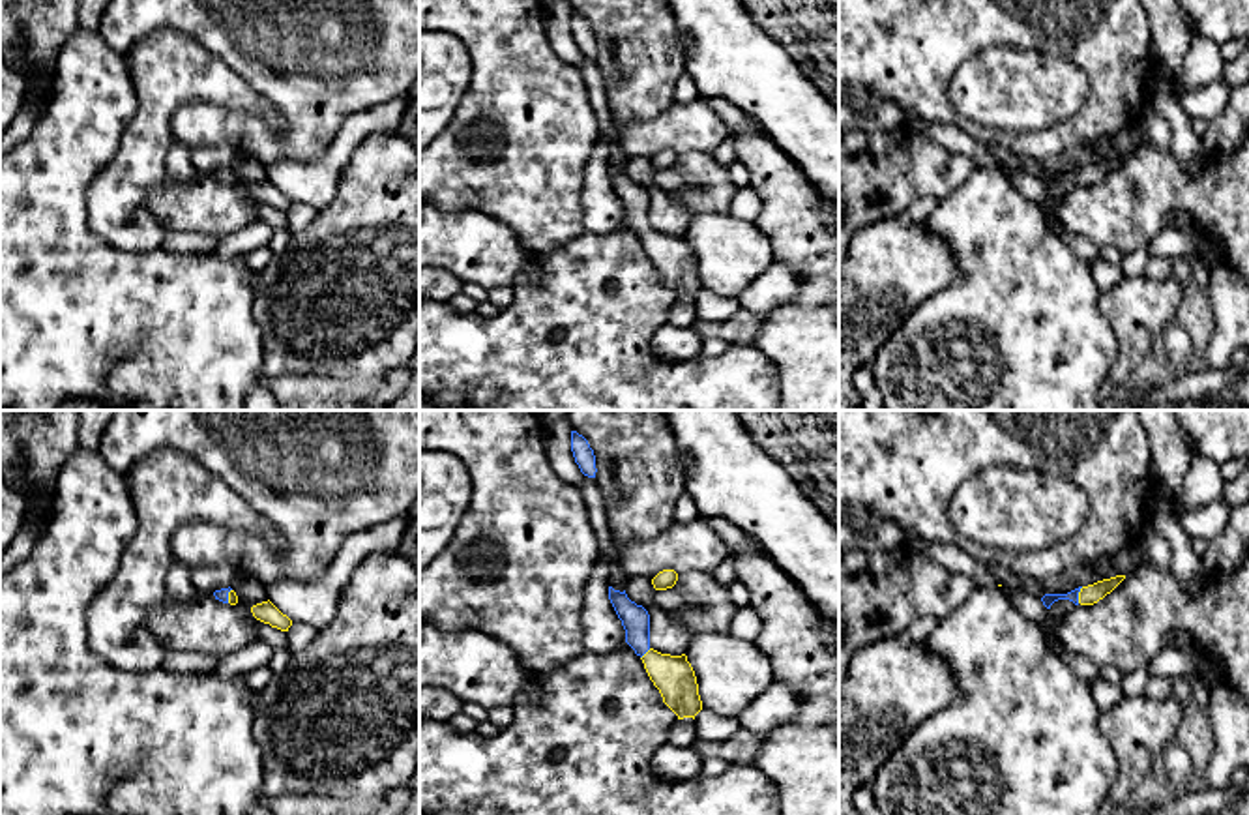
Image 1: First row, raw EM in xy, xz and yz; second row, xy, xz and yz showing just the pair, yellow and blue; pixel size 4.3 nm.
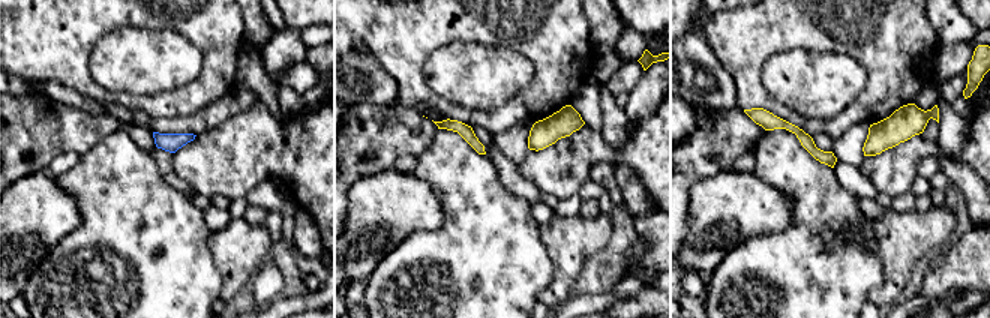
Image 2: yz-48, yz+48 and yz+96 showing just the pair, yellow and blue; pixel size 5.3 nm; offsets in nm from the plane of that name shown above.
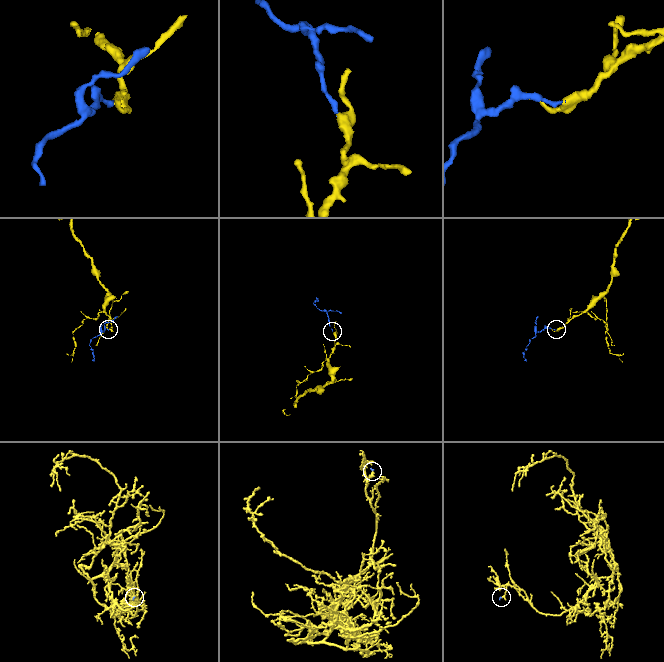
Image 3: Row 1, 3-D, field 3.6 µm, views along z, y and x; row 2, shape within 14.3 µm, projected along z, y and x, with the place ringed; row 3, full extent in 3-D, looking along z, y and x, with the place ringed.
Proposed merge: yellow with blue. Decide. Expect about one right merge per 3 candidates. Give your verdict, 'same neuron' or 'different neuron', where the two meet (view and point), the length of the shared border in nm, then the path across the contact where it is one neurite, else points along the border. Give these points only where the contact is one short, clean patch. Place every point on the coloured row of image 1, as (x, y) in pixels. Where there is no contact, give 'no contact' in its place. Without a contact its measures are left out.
same neuron; contact yz (1079, 594); length 80 nm; way yz (1090, 594), (1079, 594), (1047, 600)

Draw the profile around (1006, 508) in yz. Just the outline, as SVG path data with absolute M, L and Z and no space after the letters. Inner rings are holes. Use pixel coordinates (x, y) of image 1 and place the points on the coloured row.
M987 467L964 480L949 506L953 526L985 547L1030 553L1047 549L1075 534L1090 515L1088 495L1054 470Z

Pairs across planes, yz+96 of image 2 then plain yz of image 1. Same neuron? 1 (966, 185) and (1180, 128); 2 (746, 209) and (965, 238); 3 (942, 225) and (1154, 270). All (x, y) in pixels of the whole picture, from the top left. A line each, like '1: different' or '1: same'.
1: same
2: different
3: different

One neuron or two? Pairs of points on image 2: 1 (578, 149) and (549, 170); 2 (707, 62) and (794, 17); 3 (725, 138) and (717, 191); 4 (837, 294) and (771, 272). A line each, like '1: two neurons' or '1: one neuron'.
1: one neuron
2: two neurons
3: two neurons
4: one neuron

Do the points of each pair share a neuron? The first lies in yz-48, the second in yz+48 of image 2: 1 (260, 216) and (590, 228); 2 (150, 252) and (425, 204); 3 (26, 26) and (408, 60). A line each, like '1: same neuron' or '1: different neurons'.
1: different neurons
2: different neurons
3: same neuron

